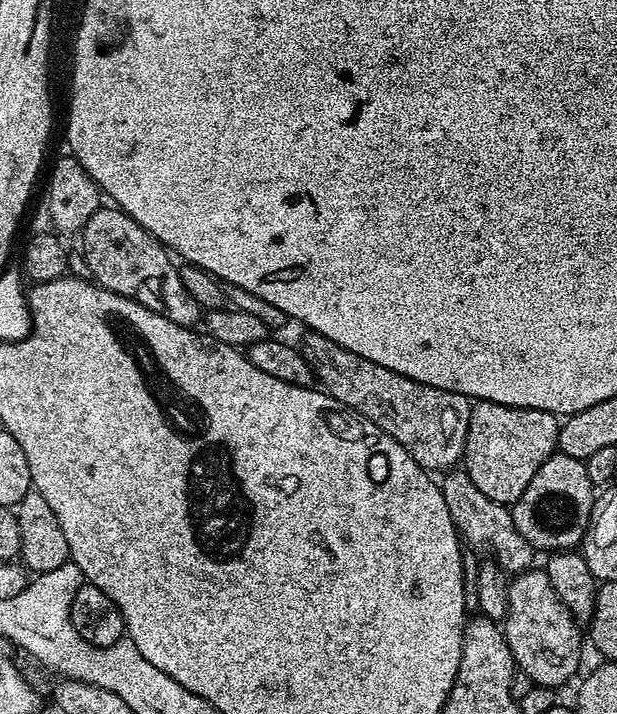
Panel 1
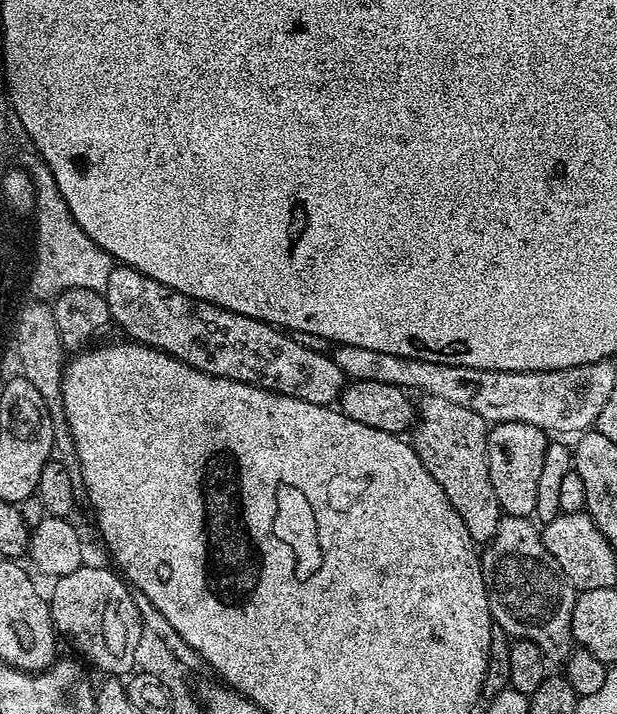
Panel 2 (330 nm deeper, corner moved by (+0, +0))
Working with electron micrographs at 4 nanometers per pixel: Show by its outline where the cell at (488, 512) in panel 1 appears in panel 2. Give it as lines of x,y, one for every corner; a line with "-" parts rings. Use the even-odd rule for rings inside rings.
501,517
499,530
484,551
480,556
481,572
493,623
502,626
509,637
537,644
549,663
565,663
574,650
571,625
577,593
554,556
546,550
541,529
529,517

